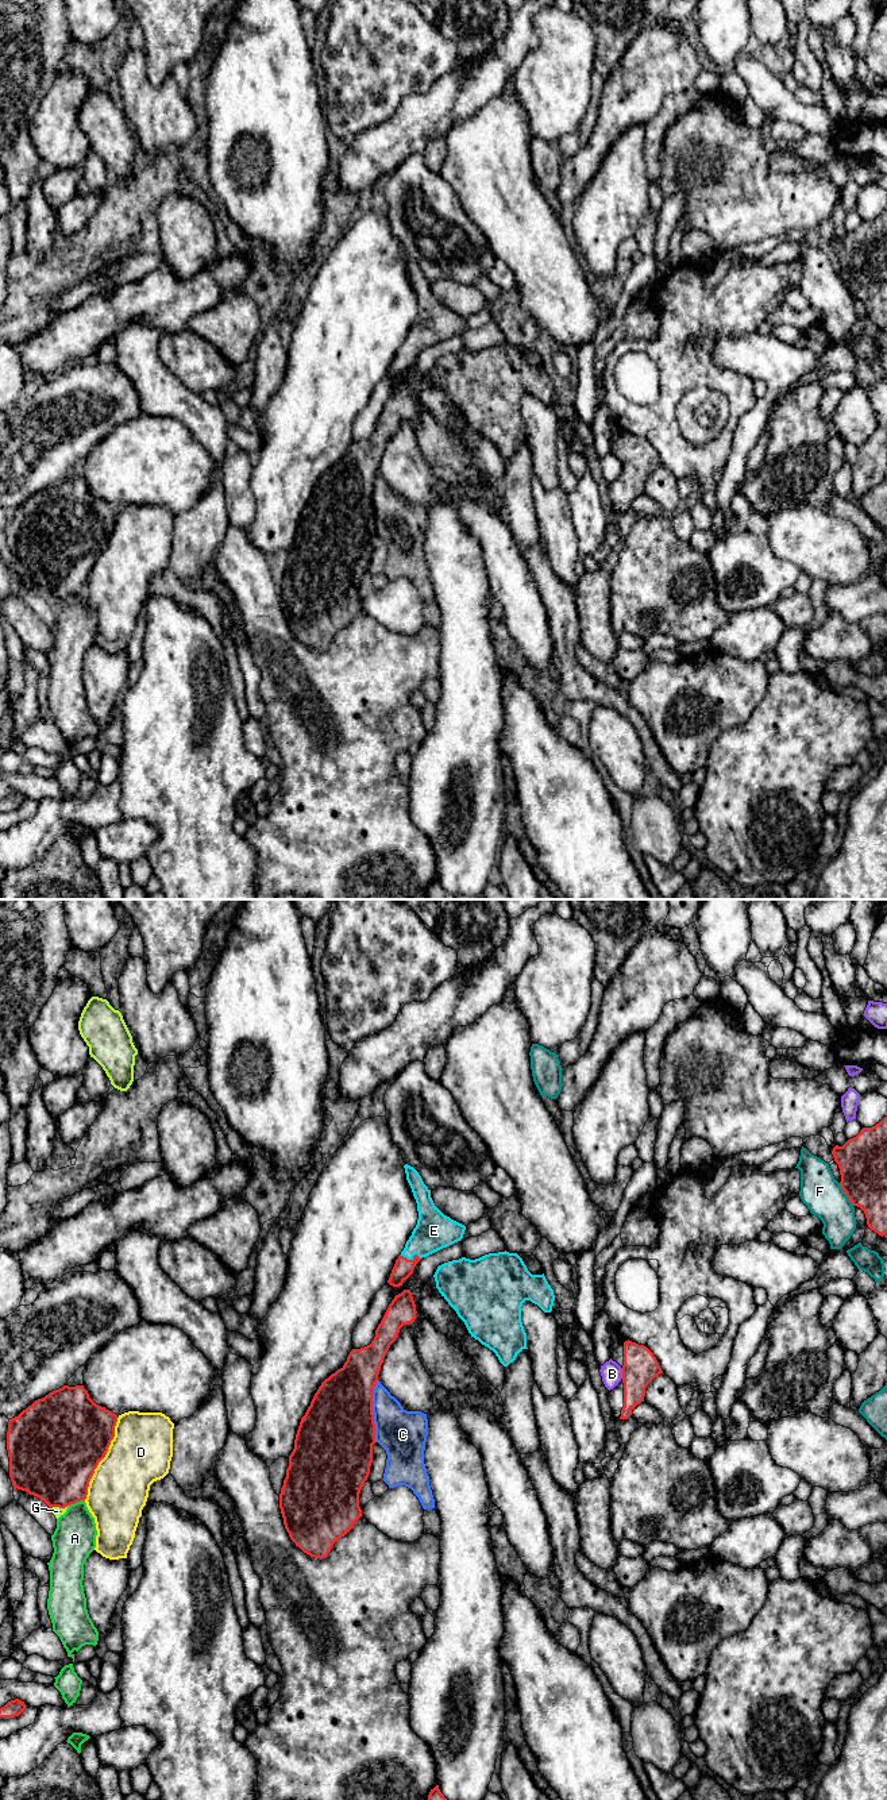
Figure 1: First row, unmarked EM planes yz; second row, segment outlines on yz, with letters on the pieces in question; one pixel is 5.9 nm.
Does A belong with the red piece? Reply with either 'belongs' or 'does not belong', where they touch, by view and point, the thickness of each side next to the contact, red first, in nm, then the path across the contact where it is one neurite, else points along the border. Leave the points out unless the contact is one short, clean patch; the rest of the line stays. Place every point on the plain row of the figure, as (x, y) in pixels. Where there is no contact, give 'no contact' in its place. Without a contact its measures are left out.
does not belong; contact yz (76, 594); calibres 440 and 260 nm

